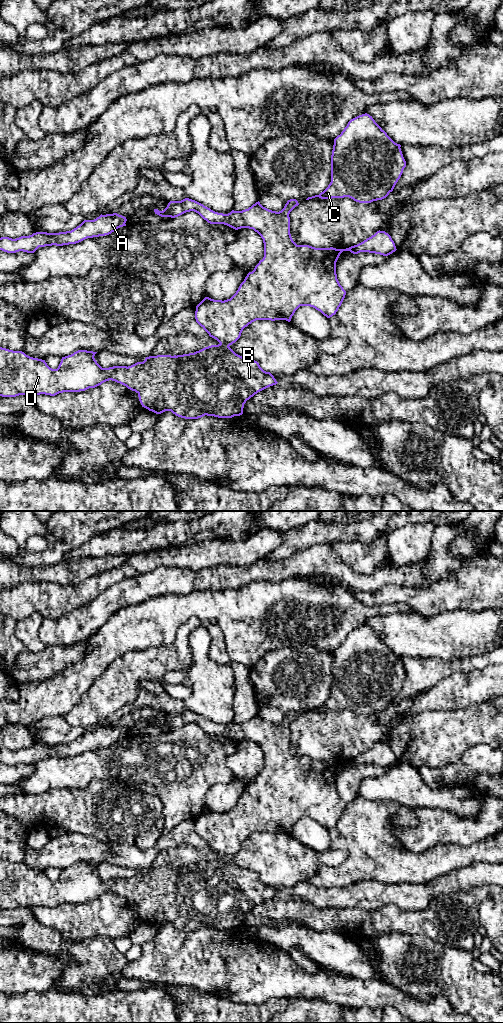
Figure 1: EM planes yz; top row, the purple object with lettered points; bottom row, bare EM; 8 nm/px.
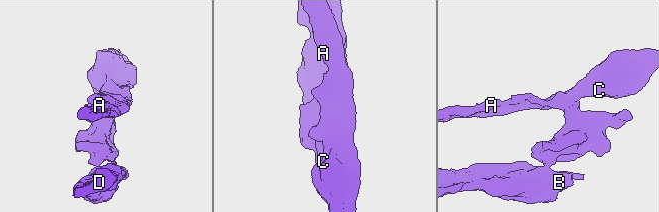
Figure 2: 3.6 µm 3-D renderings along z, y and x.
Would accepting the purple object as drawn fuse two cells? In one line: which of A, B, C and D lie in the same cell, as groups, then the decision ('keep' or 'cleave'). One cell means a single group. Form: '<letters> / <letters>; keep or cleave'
A C / B D; cleave

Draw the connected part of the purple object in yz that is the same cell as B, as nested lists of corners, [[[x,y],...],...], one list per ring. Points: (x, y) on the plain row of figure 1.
[[[211,857],[199,863],[183,867],[157,867],[146,869],[143,874],[131,878],[113,878],[102,880],[94,868],[97,864],[78,862],[62,869],[57,881],[50,880],[45,872],[33,870],[22,863],[13,863],[0,859],[0,908],[35,908],[40,906],[55,908],[63,904],[80,904],[95,900],[112,892],[126,898],[138,906],[142,919],[156,926],[171,923],[178,929],[198,931],[205,927],[218,930],[232,930],[243,926],[244,916],[258,904],[276,897],[278,894],[270,884],[264,883],[253,871],[236,866],[229,858]]]

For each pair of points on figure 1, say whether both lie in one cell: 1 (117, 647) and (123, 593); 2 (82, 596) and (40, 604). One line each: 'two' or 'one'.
1: two
2: one

